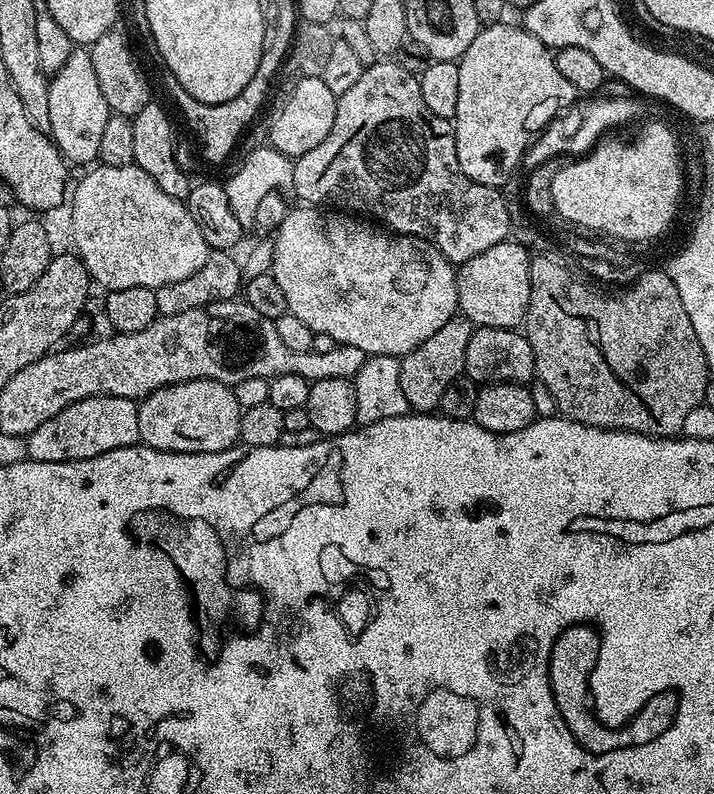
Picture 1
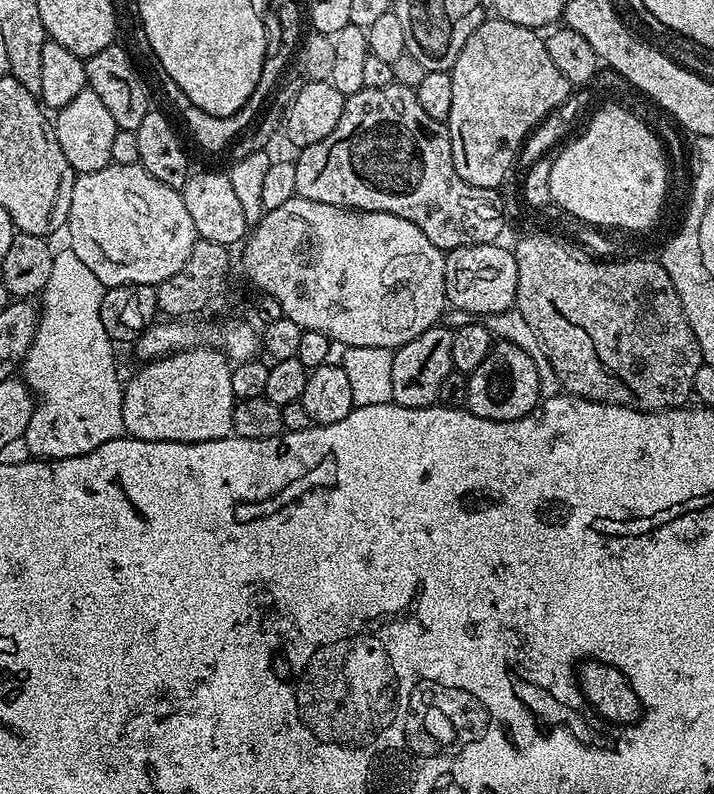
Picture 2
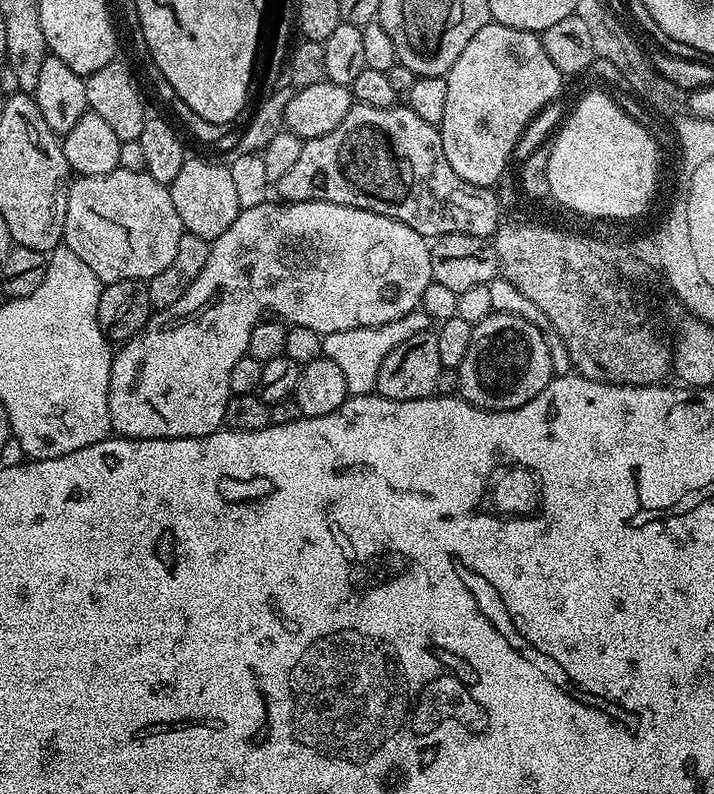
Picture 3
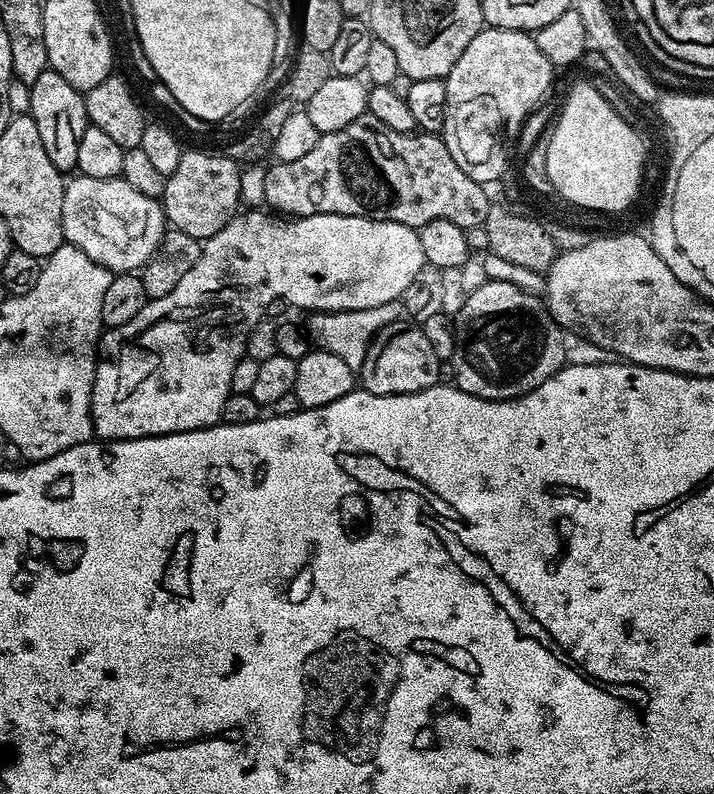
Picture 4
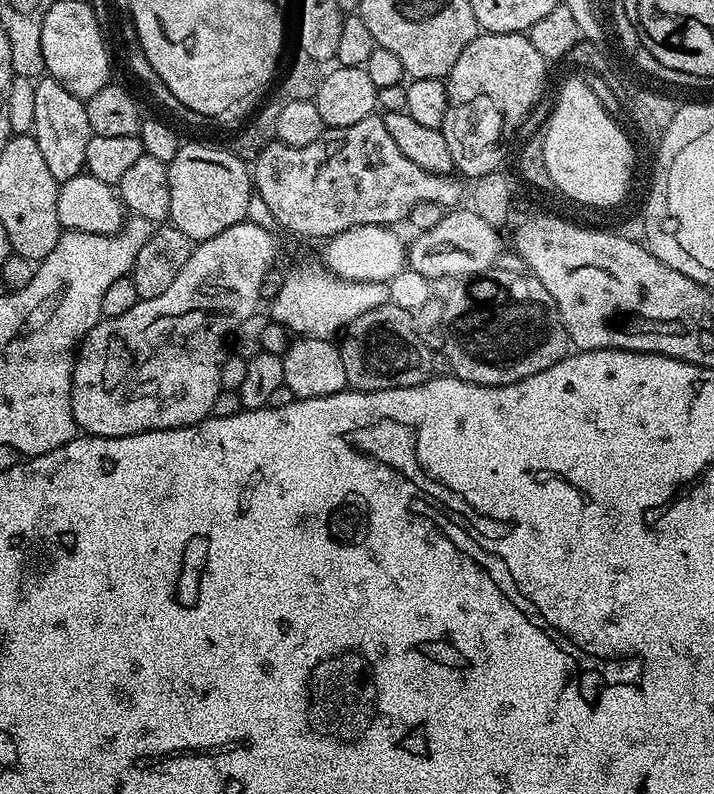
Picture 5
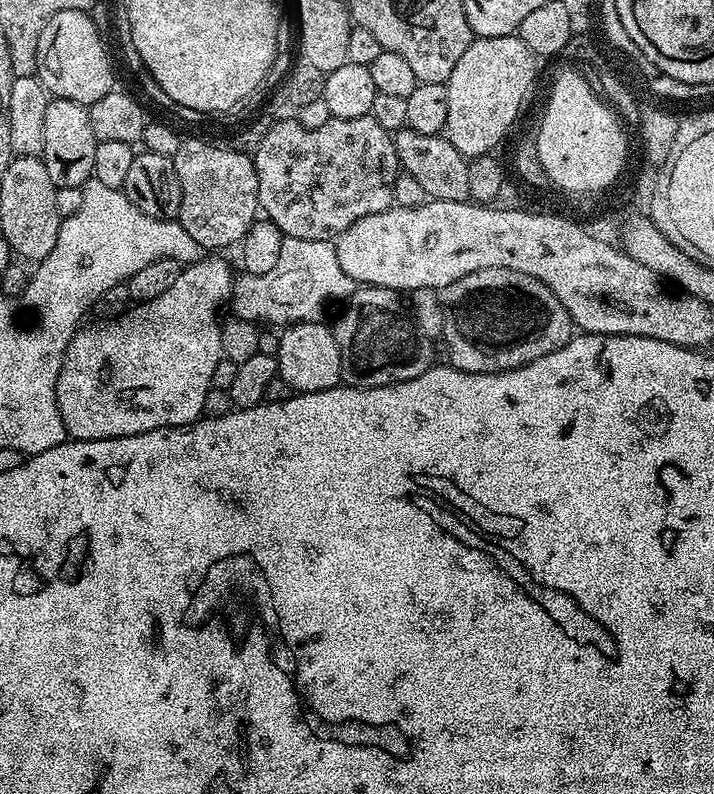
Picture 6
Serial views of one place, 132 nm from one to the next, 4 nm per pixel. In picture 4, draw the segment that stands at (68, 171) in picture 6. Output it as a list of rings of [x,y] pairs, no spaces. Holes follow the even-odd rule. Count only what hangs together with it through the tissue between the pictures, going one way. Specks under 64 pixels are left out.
[[[51,70],[41,74],[38,82],[34,82],[30,87],[29,113],[38,126],[42,146],[46,146],[50,162],[54,162],[61,174],[71,173],[78,162],[78,142],[82,142],[82,134],[90,127],[84,96],[74,86],[70,86],[70,82],[62,78],[62,74]]]

